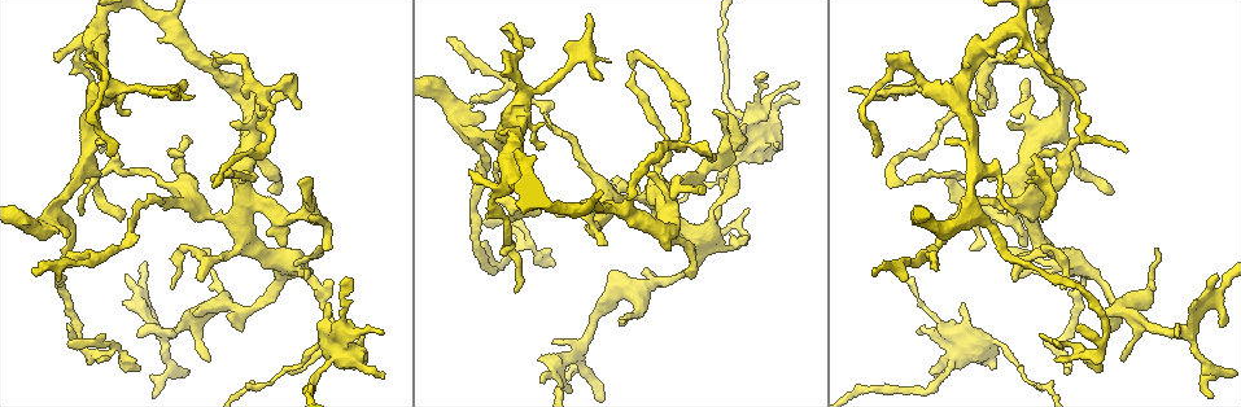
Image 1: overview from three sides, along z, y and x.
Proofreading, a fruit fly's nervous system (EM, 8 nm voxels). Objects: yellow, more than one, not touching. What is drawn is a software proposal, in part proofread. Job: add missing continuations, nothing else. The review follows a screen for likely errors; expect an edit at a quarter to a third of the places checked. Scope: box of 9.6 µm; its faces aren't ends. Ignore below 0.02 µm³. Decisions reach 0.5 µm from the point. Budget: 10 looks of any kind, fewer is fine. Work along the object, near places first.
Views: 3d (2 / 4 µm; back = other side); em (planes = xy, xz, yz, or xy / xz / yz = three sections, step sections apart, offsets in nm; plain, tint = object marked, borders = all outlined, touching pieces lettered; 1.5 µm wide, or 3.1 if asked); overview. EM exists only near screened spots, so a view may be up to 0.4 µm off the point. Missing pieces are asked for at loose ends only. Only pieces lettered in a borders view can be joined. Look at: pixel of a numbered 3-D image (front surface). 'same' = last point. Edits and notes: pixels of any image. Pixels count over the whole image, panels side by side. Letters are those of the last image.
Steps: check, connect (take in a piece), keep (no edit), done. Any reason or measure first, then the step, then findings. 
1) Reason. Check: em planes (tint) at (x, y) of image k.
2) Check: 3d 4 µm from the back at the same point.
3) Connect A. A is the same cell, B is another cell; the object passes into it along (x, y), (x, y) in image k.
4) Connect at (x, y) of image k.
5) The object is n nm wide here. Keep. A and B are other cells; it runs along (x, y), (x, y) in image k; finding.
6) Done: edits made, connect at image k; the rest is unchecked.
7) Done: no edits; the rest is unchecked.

Check: 3d 4 µm from the back at (516, 289) of image 1.

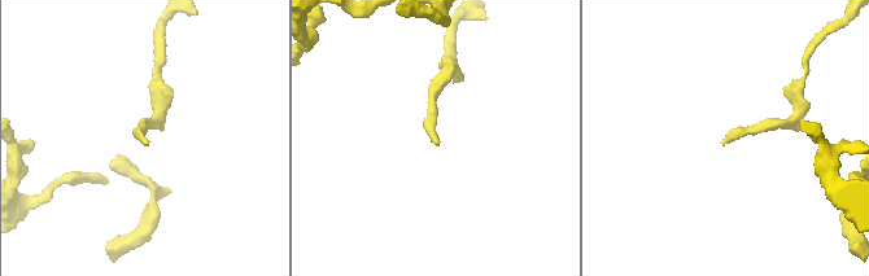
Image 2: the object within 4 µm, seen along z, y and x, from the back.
Need the tissue. Check: em xz step 4 (tint) at (145, 142) of image 2.

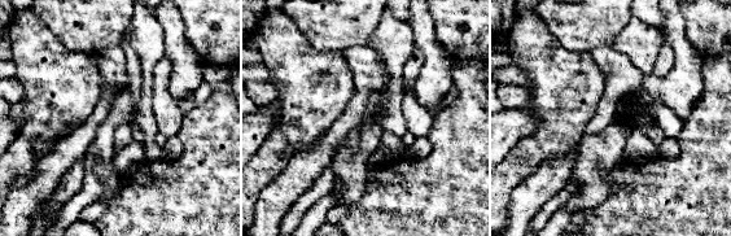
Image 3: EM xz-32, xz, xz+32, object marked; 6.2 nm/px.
Cut it another way. Check: em planes (borders) at the same point.

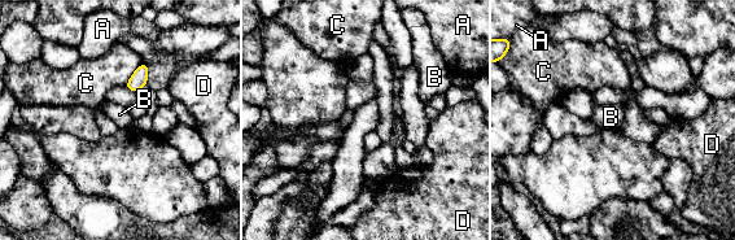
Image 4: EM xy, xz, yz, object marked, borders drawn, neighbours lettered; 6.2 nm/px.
The longest contact is with C, 200 nm. Keep. A, B, C and D are other cells; a border runs along (141, 61), (123, 86) in image 4; none of them fits.

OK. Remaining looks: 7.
Check: 3d 2 µm at (497, 180) of image 1.

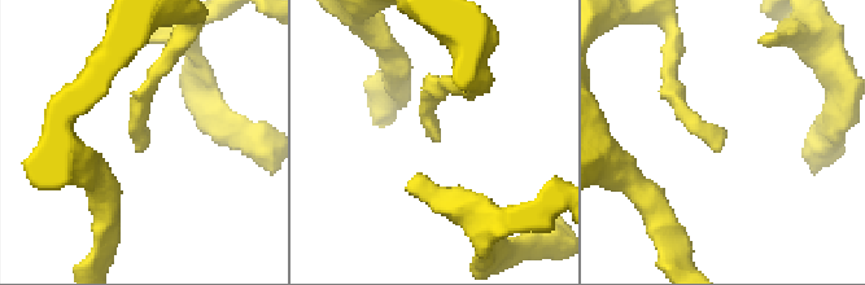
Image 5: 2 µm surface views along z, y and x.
Shape alone is not enough. Check: em xy step 8 (tint) at (146, 140) of image 5.

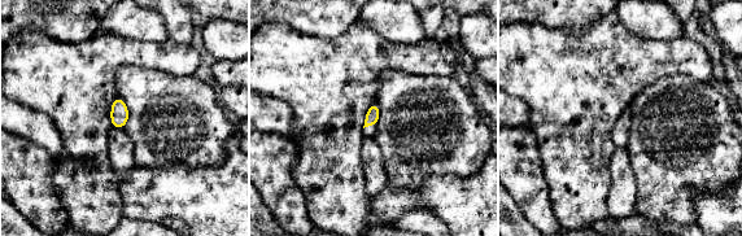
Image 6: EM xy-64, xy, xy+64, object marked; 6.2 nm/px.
Check: em planes (borders) at the same point.

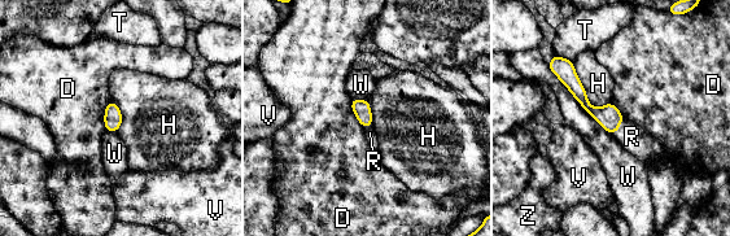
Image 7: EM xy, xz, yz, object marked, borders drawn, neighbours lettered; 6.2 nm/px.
The object is 110 nm wide here; the longest contact is with W, 600 nm. Connect R. R is the same cell, D, H, T, V, W and Z are other cells; it goes on there.

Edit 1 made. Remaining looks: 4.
Check: overview.

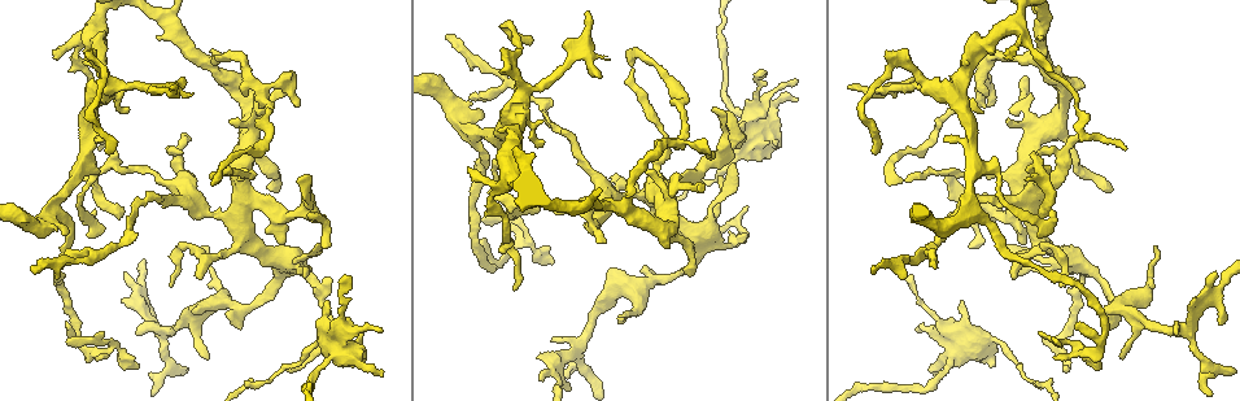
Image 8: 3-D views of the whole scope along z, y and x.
Branch stops here. Check: em xz step 4 (tint) at (1039, 151) of image 8.

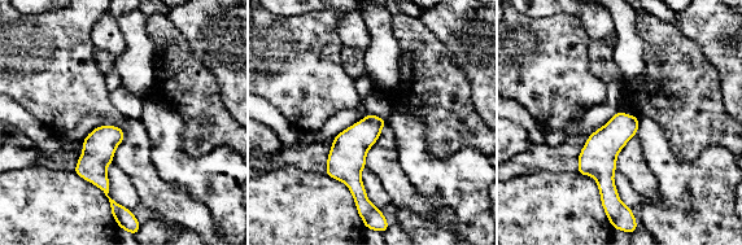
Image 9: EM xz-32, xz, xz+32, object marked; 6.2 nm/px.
Check: em planes (borders) at the same point.

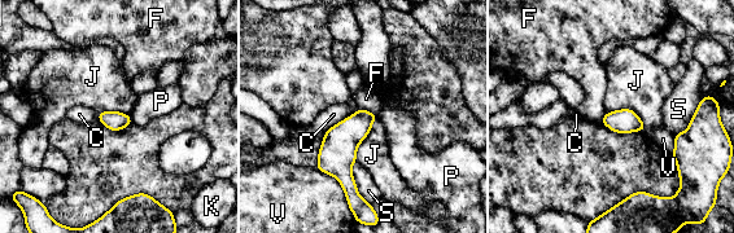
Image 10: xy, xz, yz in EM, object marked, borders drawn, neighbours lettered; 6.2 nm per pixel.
The object is 120 nm wide here; the longest contact is with V, 320 nm. Keep. C, F, J, K, P, S and V are other cells; none of them fits.

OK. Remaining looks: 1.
Done: edits made, connect at image 7; the rest is unchecked.

